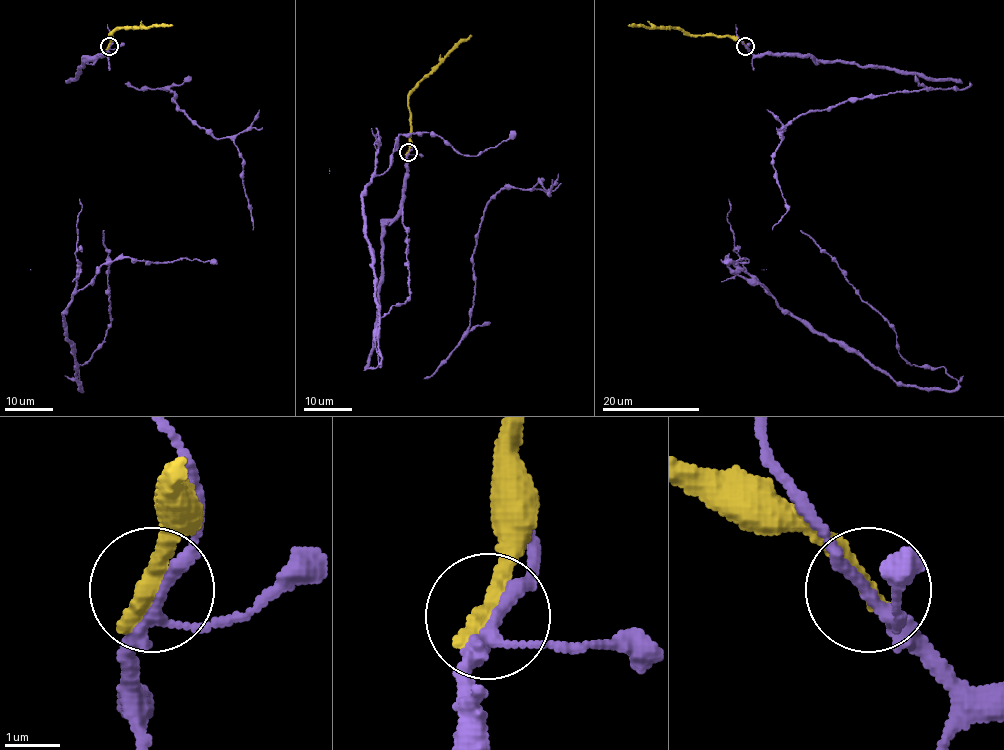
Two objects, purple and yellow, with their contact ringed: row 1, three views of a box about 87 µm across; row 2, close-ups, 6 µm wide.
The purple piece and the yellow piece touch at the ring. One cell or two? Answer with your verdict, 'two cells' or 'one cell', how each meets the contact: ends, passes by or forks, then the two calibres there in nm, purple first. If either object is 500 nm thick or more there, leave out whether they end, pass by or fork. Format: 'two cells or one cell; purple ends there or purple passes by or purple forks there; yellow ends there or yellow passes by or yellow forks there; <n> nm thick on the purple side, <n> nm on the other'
one cell; purple forks there; yellow ends there; 200 nm thick on the purple side, 420 nm on the other

